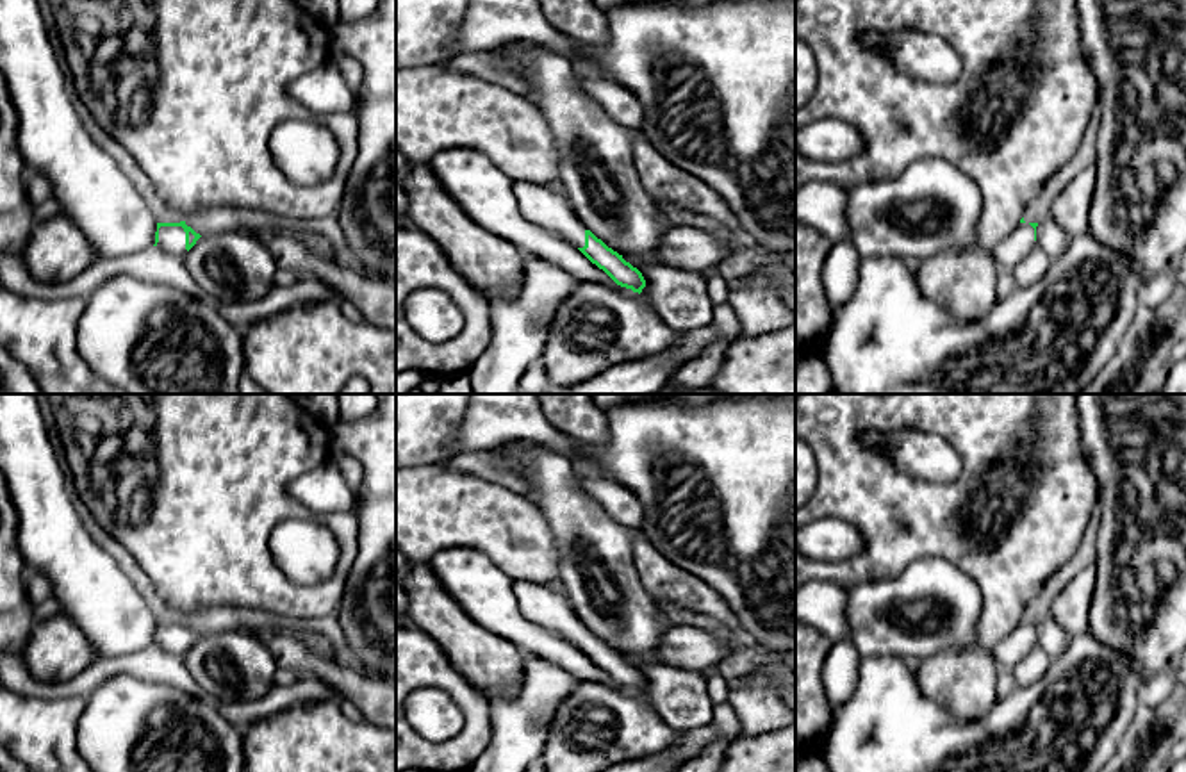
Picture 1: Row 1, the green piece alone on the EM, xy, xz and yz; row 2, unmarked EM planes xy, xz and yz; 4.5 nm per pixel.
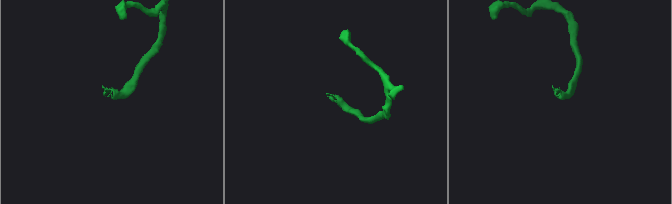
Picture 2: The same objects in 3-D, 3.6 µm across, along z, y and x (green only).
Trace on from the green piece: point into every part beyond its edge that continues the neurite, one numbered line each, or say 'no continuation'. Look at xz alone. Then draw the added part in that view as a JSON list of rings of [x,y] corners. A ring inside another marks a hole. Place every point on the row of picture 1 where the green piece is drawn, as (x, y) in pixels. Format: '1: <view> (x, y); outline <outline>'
1: xz (544, 207); outline [[[512,182],[512,193],[521,214],[531,223],[558,232],[576,248],[585,246],[585,225],[574,214],[569,200],[548,187]]]

